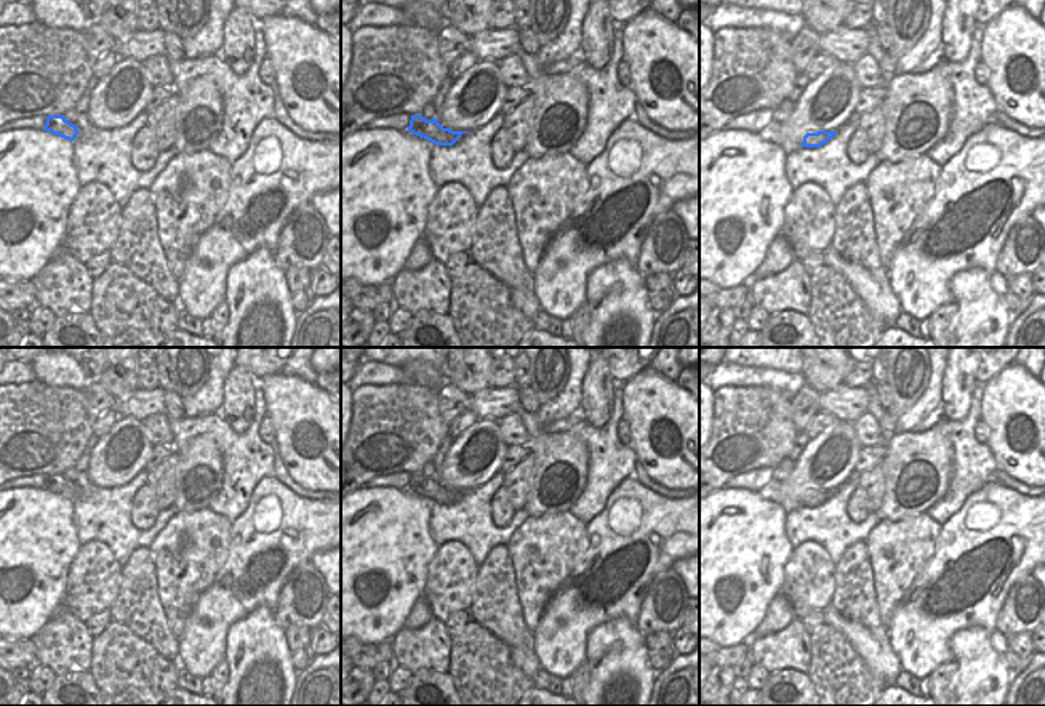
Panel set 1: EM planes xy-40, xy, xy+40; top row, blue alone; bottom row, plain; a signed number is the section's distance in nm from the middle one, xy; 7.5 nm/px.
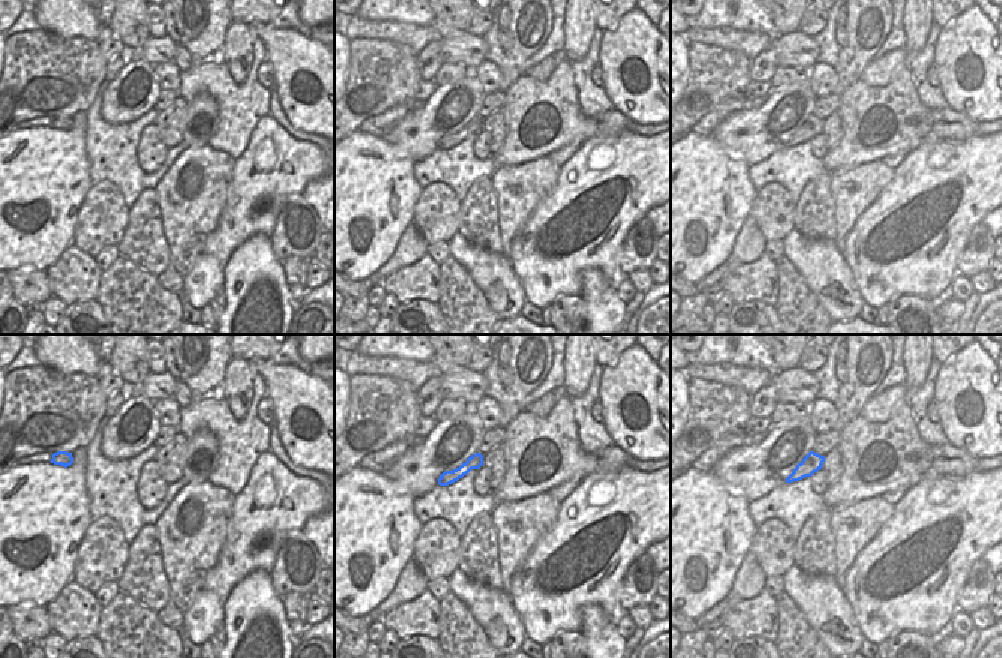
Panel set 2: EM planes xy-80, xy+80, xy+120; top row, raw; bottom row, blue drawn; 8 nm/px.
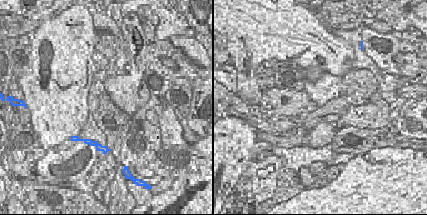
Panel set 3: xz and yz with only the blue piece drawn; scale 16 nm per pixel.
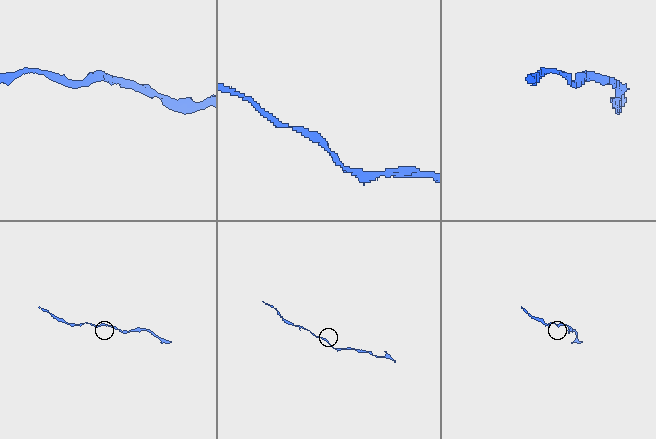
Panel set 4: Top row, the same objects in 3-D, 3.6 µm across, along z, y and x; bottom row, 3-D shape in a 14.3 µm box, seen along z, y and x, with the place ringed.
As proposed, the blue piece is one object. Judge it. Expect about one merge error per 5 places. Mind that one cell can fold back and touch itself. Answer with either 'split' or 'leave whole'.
leave whole

